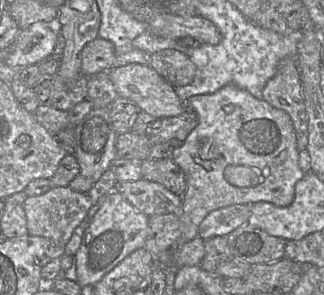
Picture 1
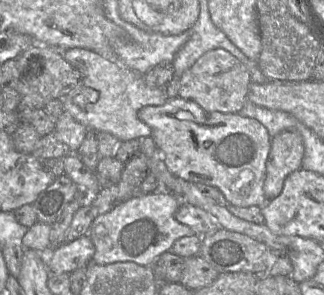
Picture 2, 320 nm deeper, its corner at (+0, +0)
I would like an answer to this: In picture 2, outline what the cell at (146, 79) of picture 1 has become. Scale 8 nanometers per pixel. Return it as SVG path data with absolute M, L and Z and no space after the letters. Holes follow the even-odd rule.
M83 48L62 50L63 57L81 73L78 85L62 99L64 111L67 111L77 122L88 130L106 132L121 142L151 136L151 129L138 117L138 112L147 106L161 106L169 99L163 89L149 87L140 74L119 63L103 58L101 55Z

